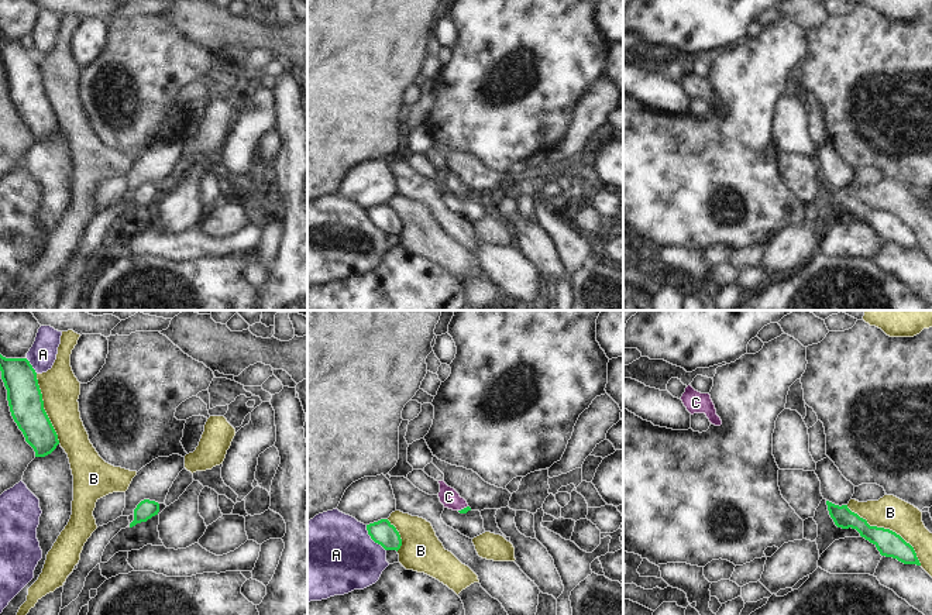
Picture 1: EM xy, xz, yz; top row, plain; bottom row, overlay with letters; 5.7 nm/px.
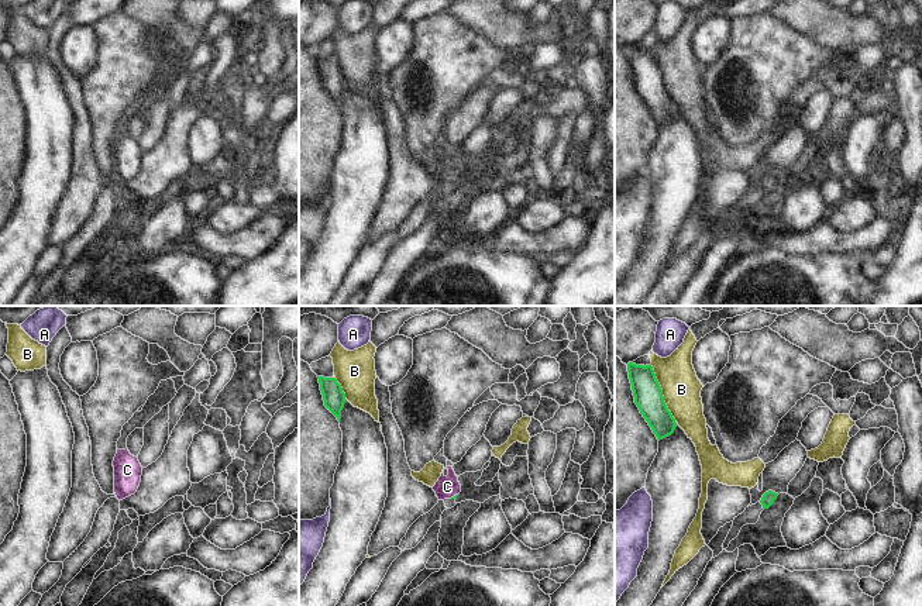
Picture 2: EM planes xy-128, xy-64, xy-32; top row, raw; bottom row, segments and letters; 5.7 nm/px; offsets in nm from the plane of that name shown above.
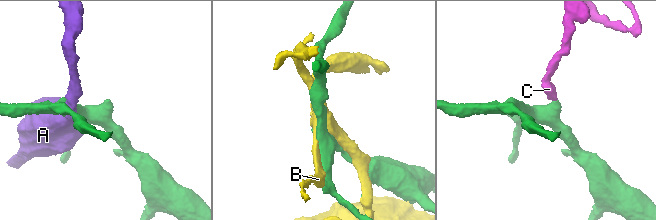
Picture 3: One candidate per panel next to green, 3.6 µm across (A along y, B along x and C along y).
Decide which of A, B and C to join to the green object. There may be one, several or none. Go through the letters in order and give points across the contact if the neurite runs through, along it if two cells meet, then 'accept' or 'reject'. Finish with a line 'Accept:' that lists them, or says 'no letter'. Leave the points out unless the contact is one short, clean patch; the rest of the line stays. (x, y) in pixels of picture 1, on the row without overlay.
A: reject
B: reject
C: across xz (466, 193), (464, 192), (449, 181) | accept
Accept: C

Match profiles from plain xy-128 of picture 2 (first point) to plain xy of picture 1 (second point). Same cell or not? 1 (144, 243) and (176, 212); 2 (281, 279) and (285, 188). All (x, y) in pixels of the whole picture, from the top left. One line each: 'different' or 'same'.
1: same
2: same

